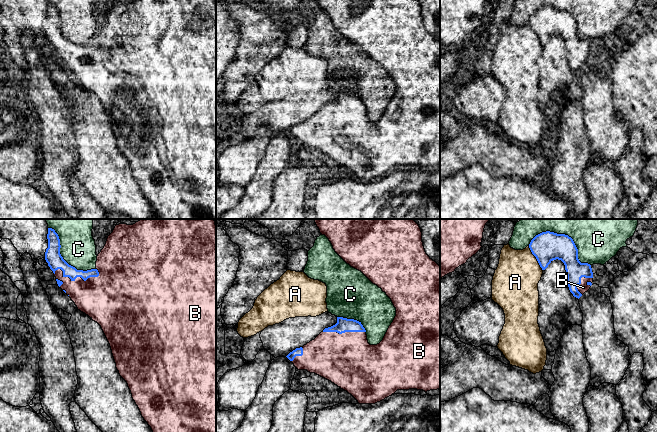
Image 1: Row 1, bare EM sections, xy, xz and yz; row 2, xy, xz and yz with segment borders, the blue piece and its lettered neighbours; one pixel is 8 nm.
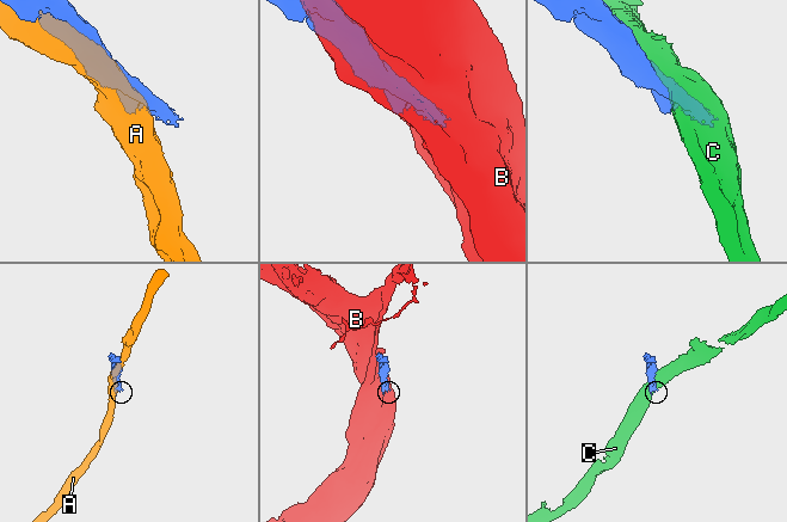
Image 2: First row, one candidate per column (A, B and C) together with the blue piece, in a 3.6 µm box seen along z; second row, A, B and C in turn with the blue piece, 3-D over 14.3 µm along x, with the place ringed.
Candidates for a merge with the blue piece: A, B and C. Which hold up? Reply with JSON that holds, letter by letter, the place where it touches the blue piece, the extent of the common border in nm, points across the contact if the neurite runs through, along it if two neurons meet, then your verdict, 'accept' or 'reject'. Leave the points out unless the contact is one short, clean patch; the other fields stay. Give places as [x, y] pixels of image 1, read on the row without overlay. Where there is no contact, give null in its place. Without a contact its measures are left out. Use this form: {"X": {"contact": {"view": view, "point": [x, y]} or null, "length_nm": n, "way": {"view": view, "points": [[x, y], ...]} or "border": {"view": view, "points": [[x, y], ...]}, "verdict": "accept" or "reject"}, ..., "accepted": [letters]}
{"A": {"contact": {"view": "yz", "point": [536, 34]}, "length_nm": 240, "verdict": "reject"}, "B": {"contact": {"view": "xy", "point": [75, 54]}, "length_nm": 360, "verdict": "accept"}, "C": {"contact": {"view": "yz", "point": [566, 11]}, "length_nm": 550, "verdict": "reject"}, "accepted": ["B"]}

